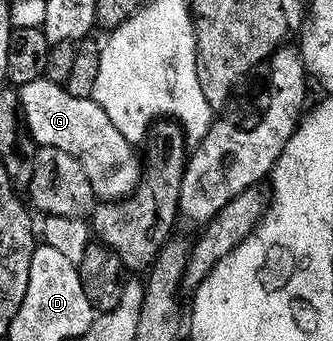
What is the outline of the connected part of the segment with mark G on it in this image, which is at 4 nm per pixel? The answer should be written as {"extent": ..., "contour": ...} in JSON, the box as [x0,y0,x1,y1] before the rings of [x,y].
{"extent":[21,77,141,202],"contour":[[[46,77],[22,87],[21,97],[27,133],[40,147],[52,146],[77,159],[93,184],[96,199],[117,202],[134,192],[141,177],[140,155],[135,155],[136,147],[113,128],[113,120],[94,100],[73,96]]]}

